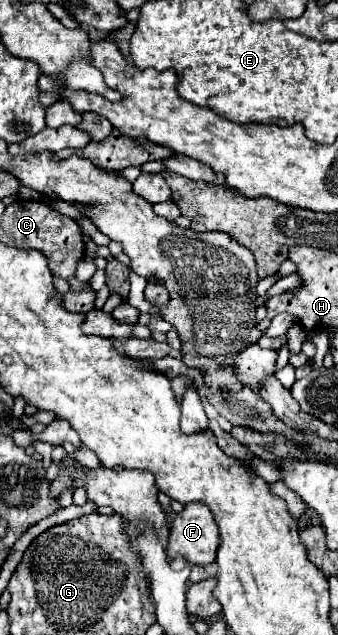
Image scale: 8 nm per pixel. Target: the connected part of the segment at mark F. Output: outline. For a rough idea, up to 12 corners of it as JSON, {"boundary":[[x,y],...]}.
{"boundary":[[207,504],[175,516],[169,556],[213,564],[219,528]]}

